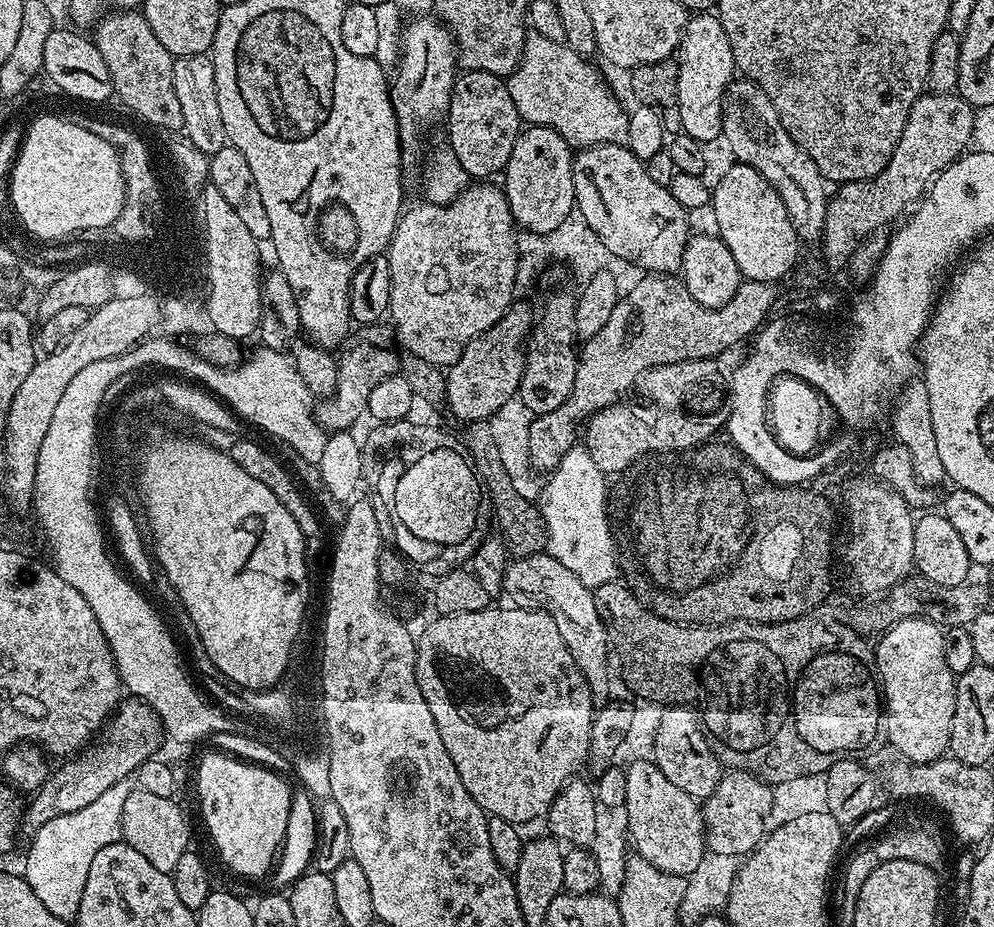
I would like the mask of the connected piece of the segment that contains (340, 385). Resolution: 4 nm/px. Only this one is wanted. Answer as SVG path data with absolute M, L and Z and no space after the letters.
M387 323L366 324L357 327L338 349L336 391L325 396L315 405L316 421L325 432L347 432L352 423L368 410L368 399L374 386L400 371L398 348L394 343L394 332Z

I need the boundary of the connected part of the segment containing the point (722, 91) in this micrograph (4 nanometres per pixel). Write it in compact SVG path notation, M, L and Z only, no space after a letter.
M705 10L689 15L678 49L677 106L681 114L683 133L708 146L711 140L721 139L722 102L737 71L730 38L720 17Z

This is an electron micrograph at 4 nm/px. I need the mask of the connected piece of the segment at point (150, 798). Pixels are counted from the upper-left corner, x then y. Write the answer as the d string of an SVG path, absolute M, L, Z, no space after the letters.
M137 787L122 810L123 843L134 846L158 870L171 874L184 852L189 851L188 820L173 797L161 798Z

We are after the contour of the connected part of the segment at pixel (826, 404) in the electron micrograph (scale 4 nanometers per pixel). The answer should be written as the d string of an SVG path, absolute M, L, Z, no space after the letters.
M770 374L768 386L764 386L762 406L760 410L766 410L762 414L764 426L766 426L766 440L774 440L774 444L784 452L784 456L810 460L810 456L804 456L804 452L816 448L812 446L816 440L818 430L818 412L822 408L838 408L834 404L832 396L826 394L820 386L814 382L808 382L802 374Z

